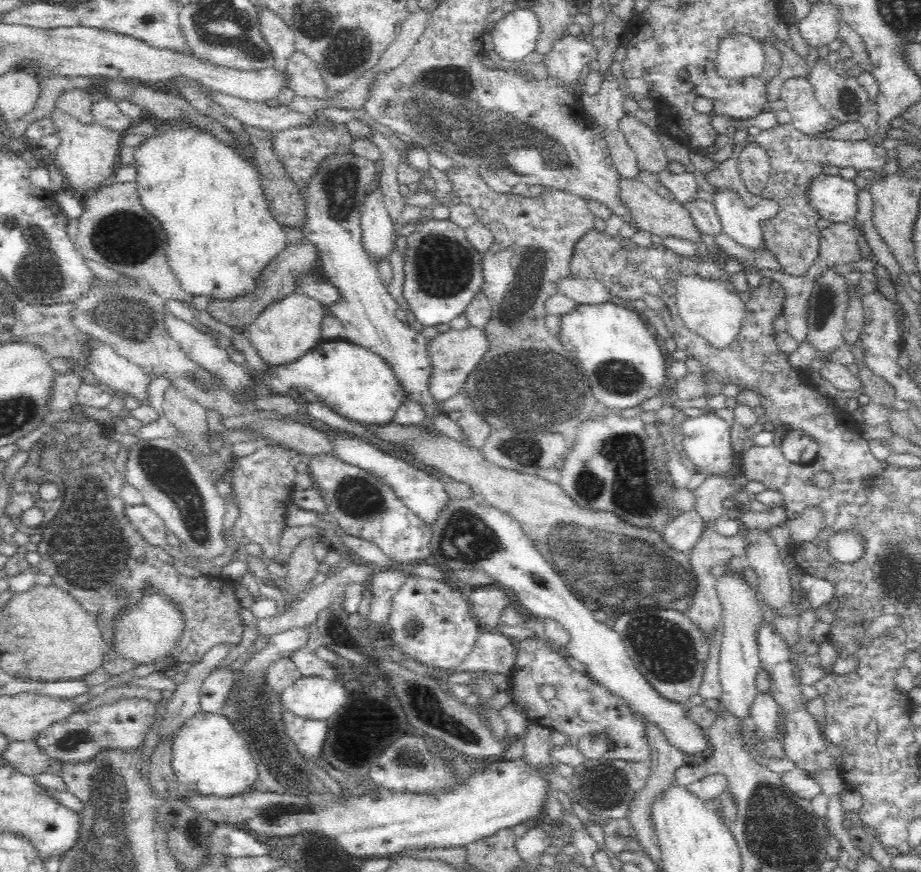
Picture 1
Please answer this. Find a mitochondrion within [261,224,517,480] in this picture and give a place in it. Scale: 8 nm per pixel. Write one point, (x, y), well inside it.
(443, 267)

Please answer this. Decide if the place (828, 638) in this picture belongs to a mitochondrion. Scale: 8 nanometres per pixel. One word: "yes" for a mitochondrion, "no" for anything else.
no

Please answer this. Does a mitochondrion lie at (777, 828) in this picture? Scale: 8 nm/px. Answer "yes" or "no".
yes

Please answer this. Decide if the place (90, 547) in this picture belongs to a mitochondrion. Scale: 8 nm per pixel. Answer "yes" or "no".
yes

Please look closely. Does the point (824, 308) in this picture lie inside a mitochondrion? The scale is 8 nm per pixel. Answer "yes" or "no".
yes

